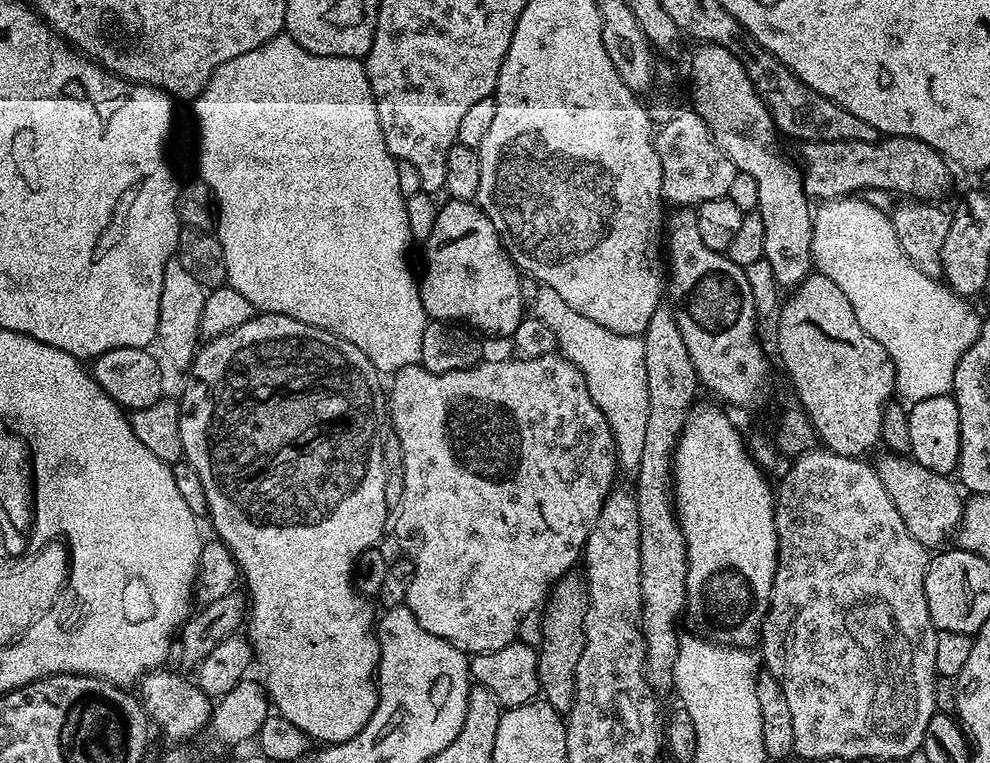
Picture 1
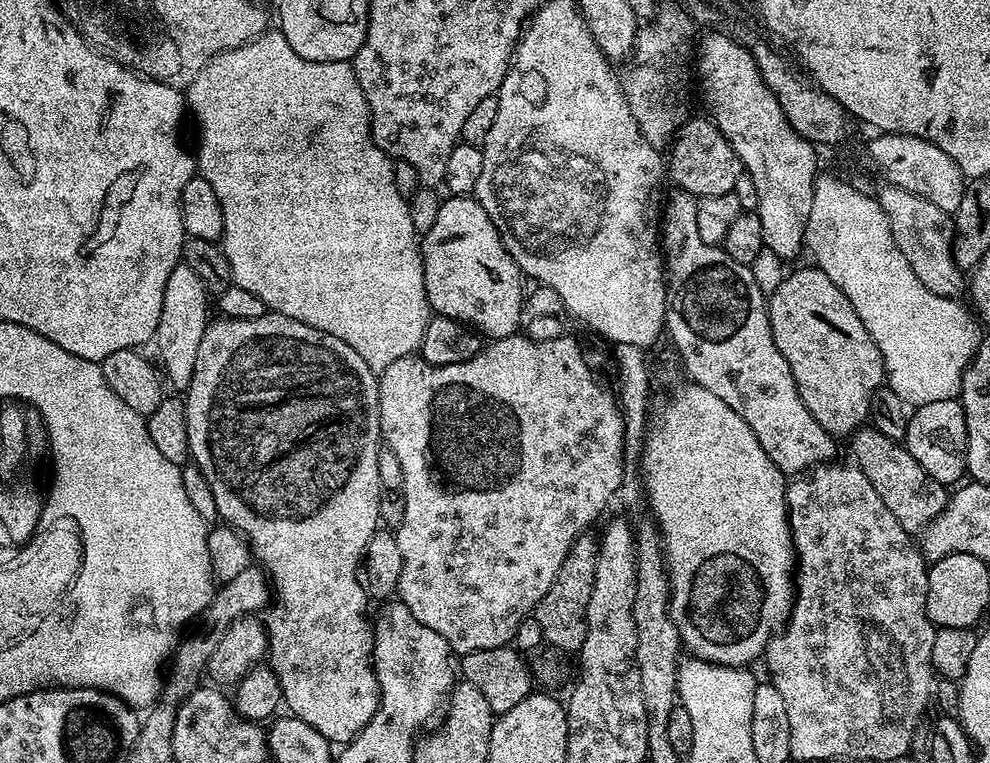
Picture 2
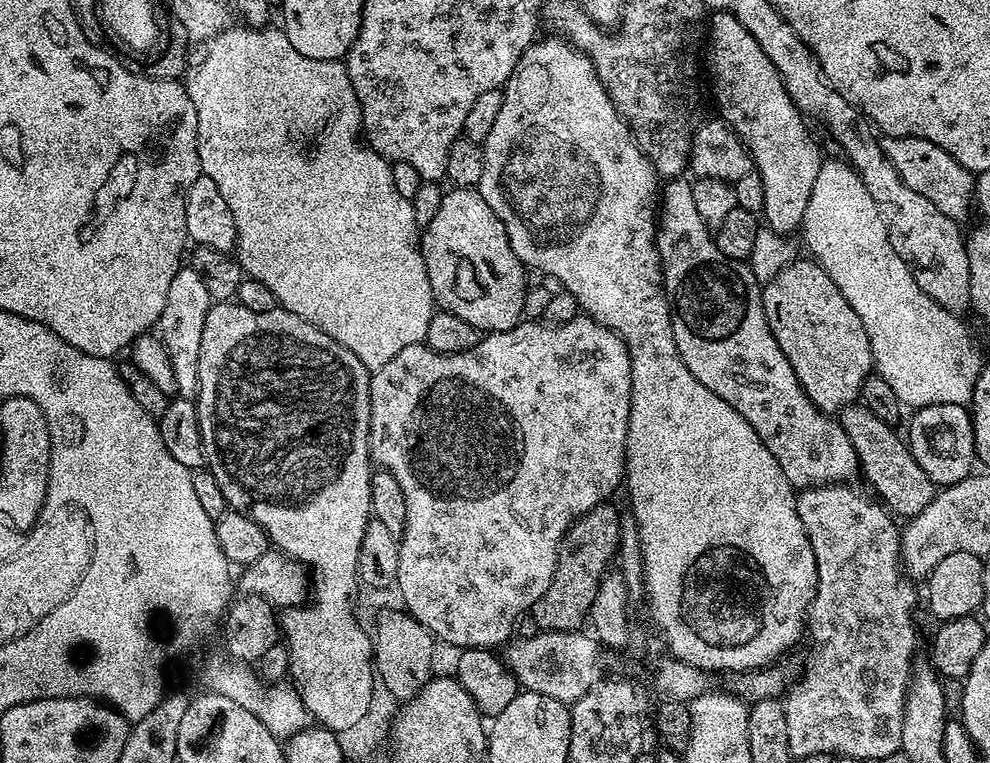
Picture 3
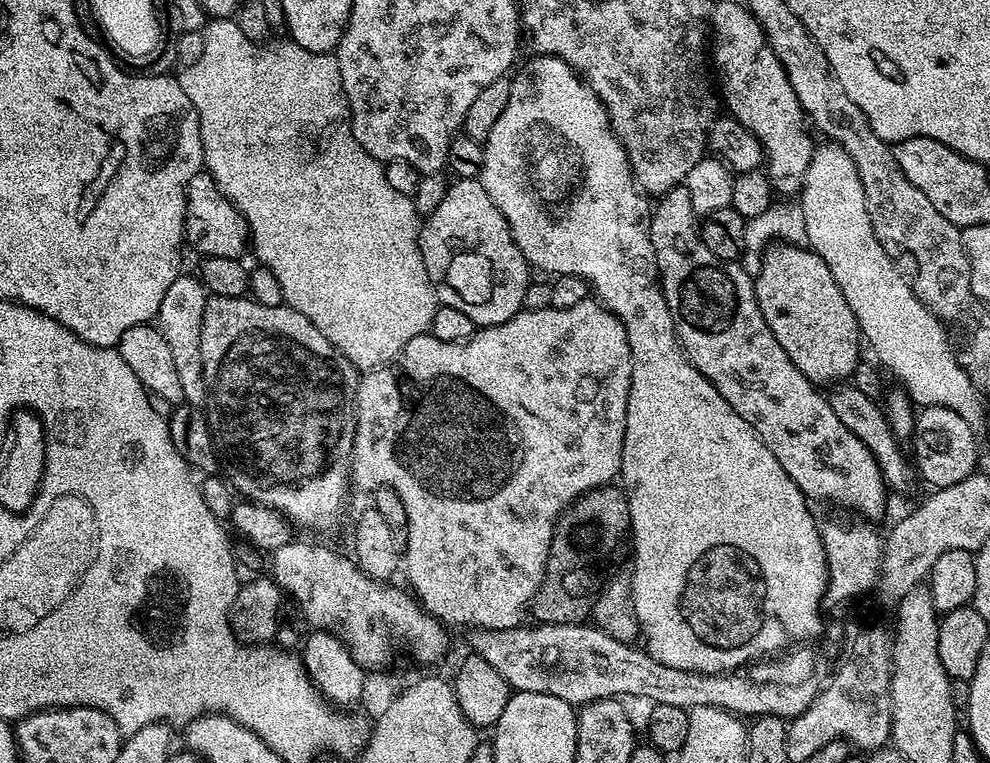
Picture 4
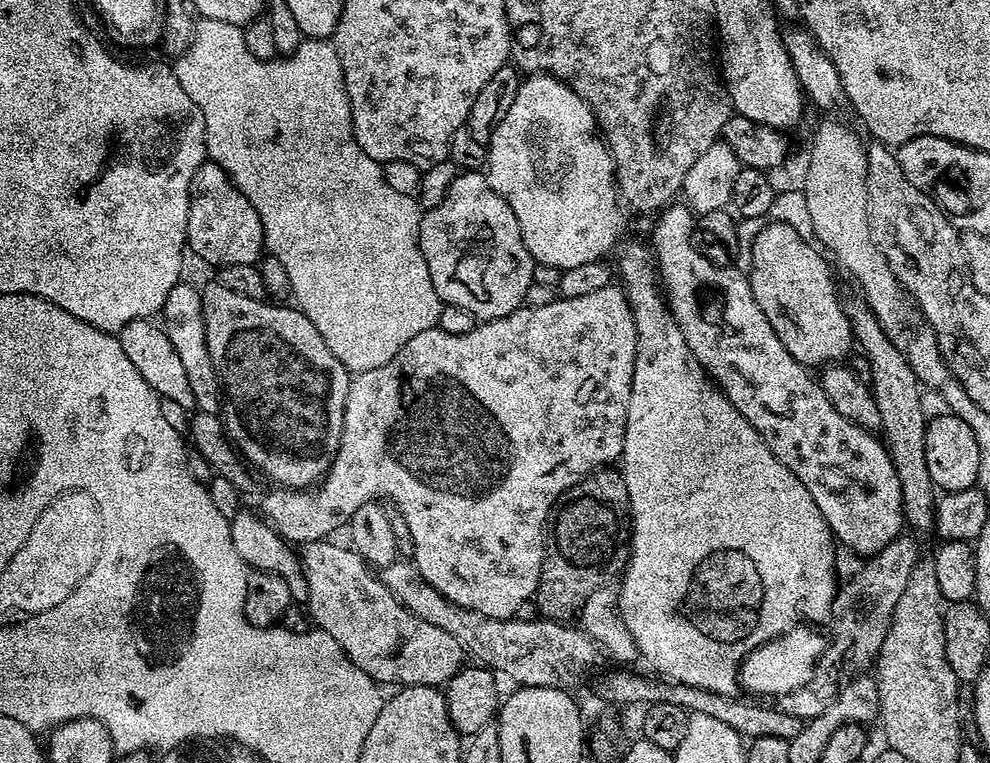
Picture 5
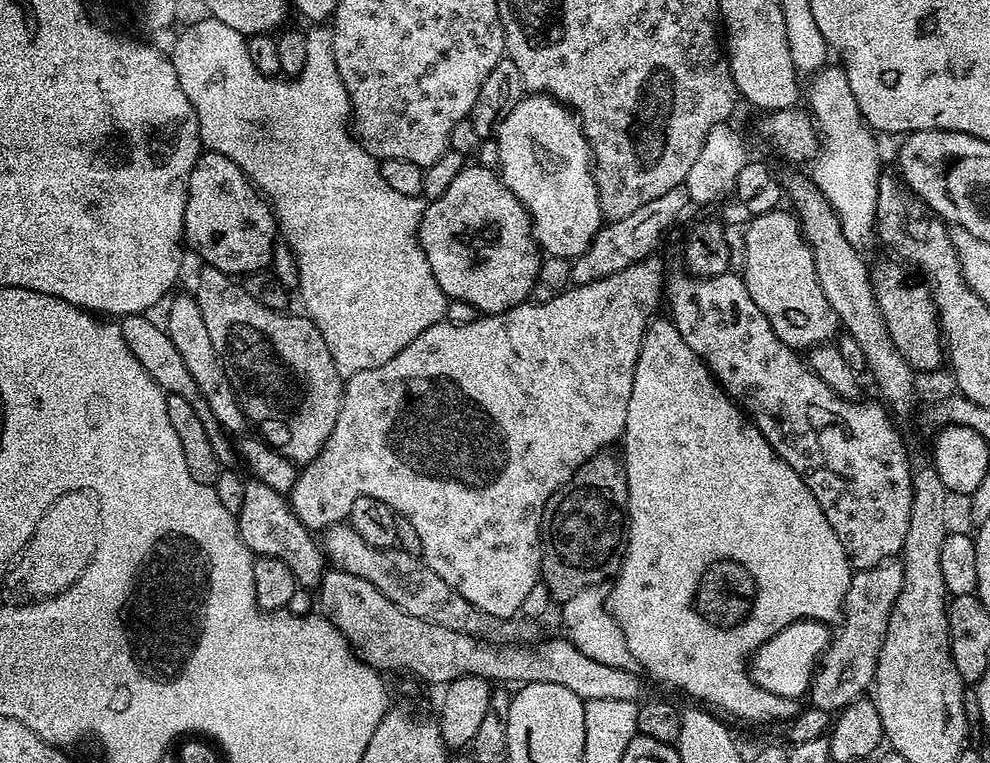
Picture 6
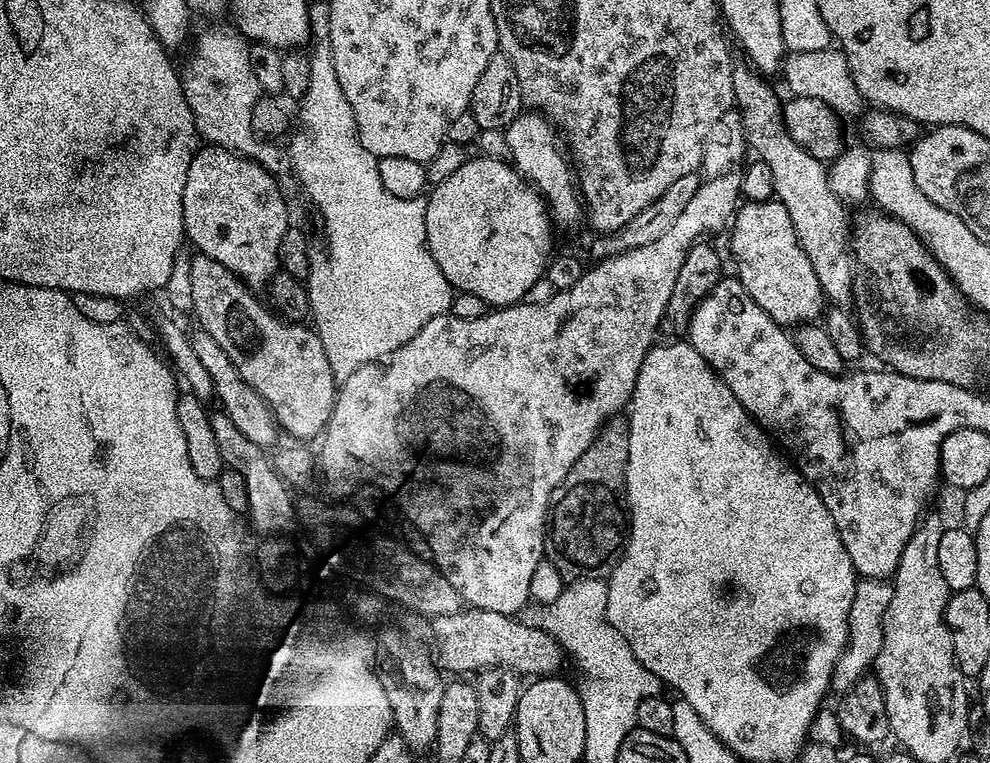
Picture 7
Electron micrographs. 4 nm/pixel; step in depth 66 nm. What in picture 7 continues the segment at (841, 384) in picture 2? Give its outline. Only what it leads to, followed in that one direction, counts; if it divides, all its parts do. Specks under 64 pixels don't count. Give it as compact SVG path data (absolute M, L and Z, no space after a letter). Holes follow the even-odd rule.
M773 198L759 202L744 202L731 221L732 248L730 254L738 262L736 276L740 285L766 310L771 320L781 326L811 324L821 319L826 308L826 297L806 258L806 250L796 237L794 222L786 214L786 206Z

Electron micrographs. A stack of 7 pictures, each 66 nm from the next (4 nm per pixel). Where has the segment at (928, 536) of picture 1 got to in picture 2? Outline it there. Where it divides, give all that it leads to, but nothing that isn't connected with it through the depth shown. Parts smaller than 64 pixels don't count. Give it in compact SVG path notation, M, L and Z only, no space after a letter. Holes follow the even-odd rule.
M861 426L850 437L854 463L870 478L870 486L878 490L878 498L890 509L890 514L909 534L919 533L948 505L949 489L939 484L914 458L903 443L891 440L873 426Z

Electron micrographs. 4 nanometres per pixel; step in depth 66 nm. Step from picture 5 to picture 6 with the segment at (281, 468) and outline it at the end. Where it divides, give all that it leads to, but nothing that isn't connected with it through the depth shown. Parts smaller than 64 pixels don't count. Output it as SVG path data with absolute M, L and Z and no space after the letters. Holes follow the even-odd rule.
M207 266L201 269L194 289L198 310L202 310L202 322L206 322L214 350L220 353L231 375L242 388L244 383L248 391L248 397L245 395L242 400L245 417L256 423L256 432L269 447L297 466L309 464L330 438L334 422L338 422L346 383L345 377L340 376L334 366L334 358L330 358L326 342L322 342L322 334L318 334L318 326L303 314L292 316L262 306L262 302L246 294L243 283L236 281L235 284L229 273Z

